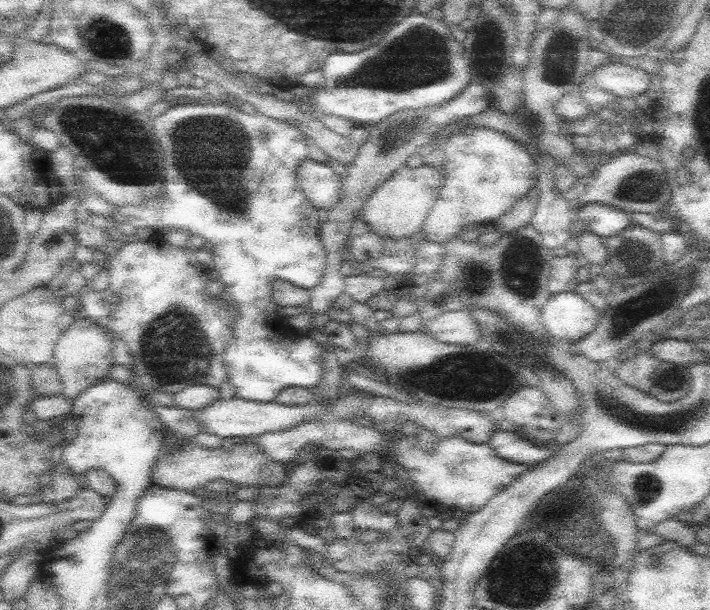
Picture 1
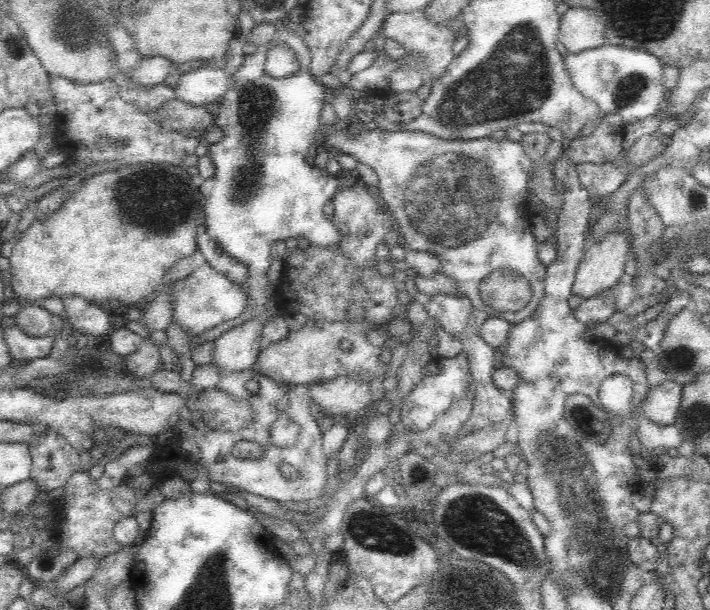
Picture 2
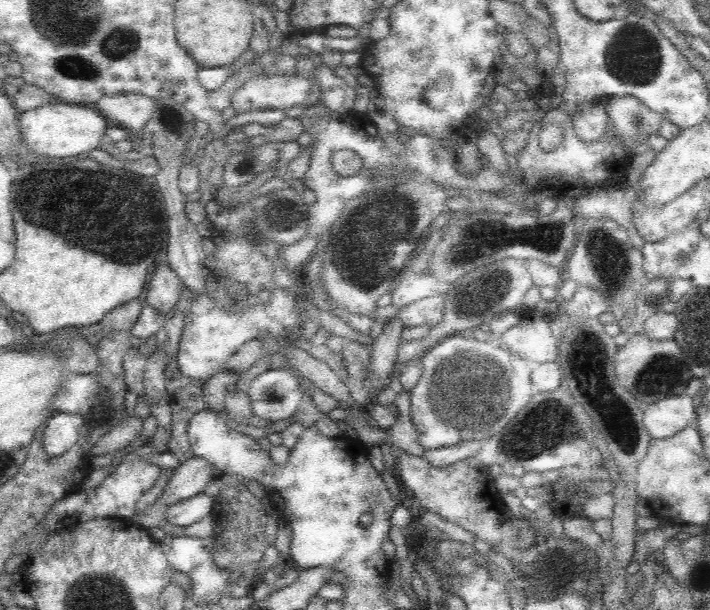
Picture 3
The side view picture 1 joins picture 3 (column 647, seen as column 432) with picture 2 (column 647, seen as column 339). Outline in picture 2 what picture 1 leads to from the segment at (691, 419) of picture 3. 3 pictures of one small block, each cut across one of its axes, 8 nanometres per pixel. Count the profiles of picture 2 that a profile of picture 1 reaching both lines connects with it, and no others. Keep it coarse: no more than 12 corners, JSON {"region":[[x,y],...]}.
{"region":[[674,380],[650,388],[644,416],[674,426],[684,386]]}

